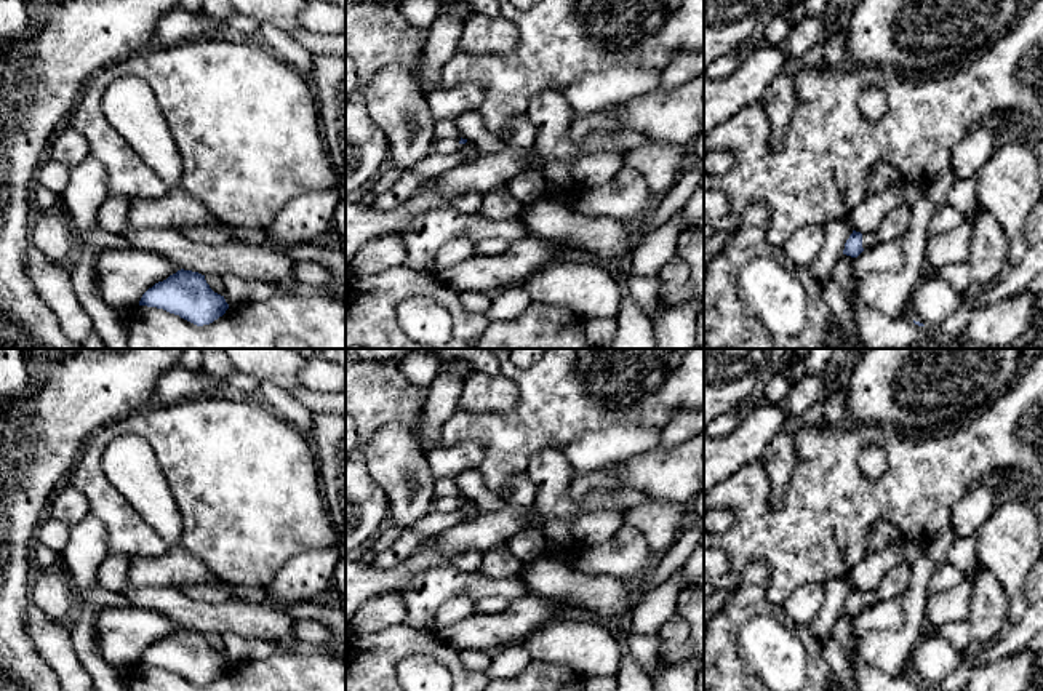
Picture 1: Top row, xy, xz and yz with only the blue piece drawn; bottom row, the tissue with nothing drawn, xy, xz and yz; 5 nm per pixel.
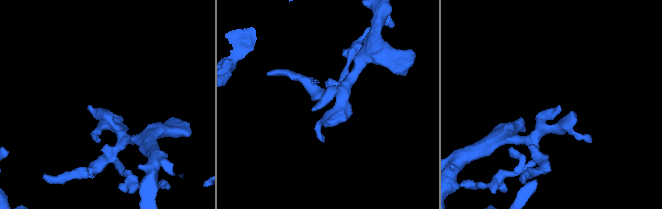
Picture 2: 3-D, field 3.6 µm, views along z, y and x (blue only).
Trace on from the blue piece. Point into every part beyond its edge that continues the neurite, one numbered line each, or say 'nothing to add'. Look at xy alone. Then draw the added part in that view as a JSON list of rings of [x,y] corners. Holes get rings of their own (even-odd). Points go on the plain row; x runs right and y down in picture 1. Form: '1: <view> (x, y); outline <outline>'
nothing to add

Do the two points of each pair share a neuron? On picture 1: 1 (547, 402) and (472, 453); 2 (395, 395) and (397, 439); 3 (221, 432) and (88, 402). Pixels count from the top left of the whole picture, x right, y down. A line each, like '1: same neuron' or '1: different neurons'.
1: different neurons
2: different neurons
3: different neurons

